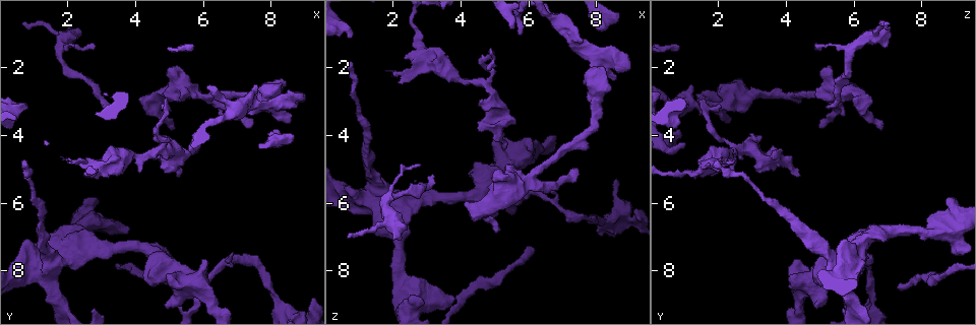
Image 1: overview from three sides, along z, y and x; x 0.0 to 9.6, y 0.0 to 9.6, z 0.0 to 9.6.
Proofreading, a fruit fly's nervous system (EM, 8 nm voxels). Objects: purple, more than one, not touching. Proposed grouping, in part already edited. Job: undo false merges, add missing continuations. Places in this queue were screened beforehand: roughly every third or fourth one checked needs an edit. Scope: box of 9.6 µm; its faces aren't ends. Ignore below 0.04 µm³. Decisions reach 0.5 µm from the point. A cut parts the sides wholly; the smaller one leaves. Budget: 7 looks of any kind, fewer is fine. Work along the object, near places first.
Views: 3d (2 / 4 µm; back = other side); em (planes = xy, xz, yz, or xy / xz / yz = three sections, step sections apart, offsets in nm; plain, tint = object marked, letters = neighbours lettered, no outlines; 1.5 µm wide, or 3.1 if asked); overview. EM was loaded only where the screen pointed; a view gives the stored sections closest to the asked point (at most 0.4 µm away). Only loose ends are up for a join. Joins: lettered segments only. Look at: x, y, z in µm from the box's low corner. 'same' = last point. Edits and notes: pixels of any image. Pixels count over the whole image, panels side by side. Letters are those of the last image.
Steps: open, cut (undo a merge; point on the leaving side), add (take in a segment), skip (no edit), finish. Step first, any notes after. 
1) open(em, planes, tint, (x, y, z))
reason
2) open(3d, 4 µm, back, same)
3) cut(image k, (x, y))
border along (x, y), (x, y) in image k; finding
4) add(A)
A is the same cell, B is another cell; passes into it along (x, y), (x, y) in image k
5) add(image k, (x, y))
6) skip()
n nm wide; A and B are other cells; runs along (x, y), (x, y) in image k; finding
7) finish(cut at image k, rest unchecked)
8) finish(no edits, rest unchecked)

open(em, planes, letters, (2.80, 7.60, 5.70))
thick end

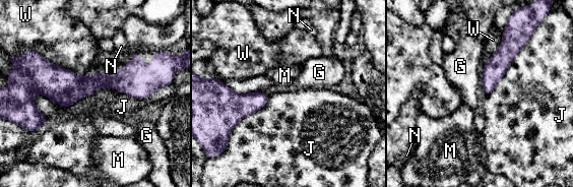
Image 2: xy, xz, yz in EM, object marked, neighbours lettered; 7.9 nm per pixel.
skip()
G, J, M, N and W are other cells; runs along (164, 78), (100, 79), (43, 90) in image 2; no lettered segment goes on from it

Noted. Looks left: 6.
open(em, planes, letters, (3.80, 6.70, 8.85))
thick end

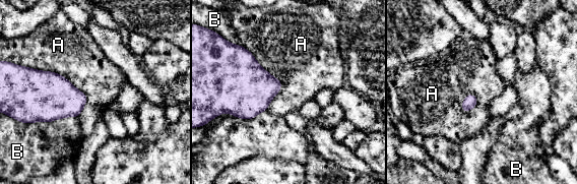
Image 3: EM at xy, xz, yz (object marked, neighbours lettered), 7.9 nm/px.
skip()
A touches over 550 nm; A and B are other cells; no lettered segment goes on from it

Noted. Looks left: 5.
open(3d, 2 µm, (6.15, 8.55, 7.35))
an open end

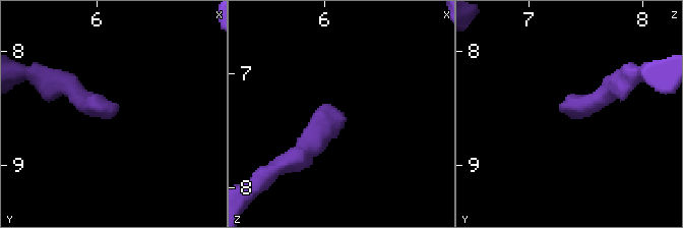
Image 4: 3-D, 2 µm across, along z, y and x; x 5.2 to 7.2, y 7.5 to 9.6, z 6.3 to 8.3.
open(em, planes, letters, (6.08, 8.54, 7.28))

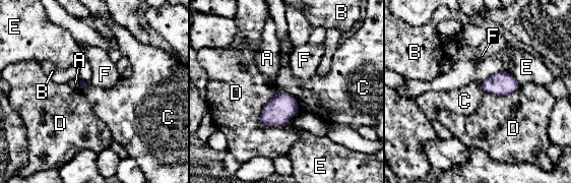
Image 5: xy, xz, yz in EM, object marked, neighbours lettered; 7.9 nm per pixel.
skip()
A, B, C, D, E and F are other cells; border along (278, 88), (291, 94), (300, 110) in image 5; none of them fits

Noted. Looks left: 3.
finish(no edits, rest unchecked)

